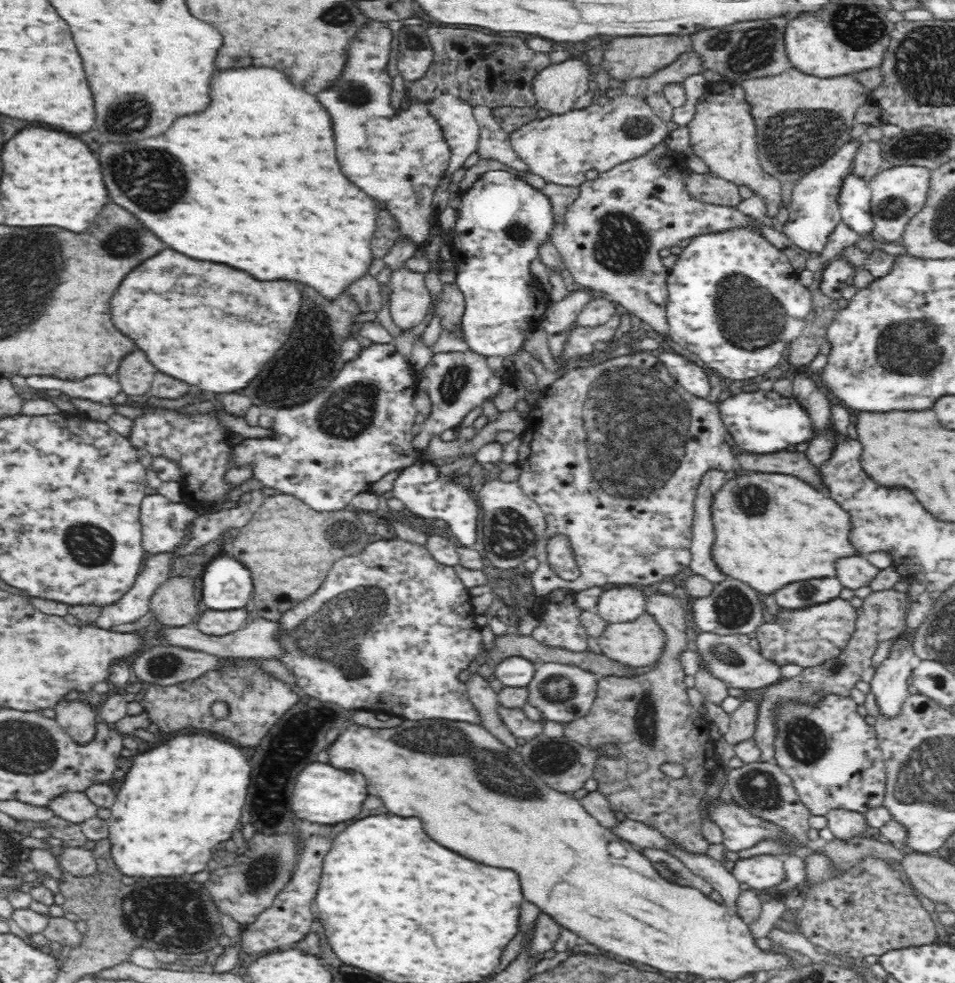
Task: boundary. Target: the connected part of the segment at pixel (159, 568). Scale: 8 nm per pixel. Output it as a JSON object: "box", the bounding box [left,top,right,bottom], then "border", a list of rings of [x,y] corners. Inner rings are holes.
{"box":[93,553,173,629],"border":[[[160,553],[150,557],[147,562],[145,569],[138,573],[135,578],[132,590],[129,590],[114,606],[106,606],[100,610],[100,614],[96,621],[93,623],[94,627],[102,629],[111,629],[114,626],[120,626],[121,624],[130,624],[137,622],[146,612],[150,610],[149,606],[151,603],[151,596],[156,592],[156,589],[164,580],[166,580],[173,559],[169,559],[170,553]]]}

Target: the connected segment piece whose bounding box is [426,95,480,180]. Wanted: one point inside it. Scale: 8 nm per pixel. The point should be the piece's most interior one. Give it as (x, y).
(456, 123)

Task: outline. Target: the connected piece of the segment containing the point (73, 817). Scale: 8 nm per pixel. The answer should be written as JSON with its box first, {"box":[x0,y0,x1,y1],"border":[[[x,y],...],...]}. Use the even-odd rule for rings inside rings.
{"box":[48,792,96,823],"border":[[[63,792],[57,796],[48,806],[54,814],[64,820],[80,823],[89,818],[96,817],[96,806],[85,792]]]}

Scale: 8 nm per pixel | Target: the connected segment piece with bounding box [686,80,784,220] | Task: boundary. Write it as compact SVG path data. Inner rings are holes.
M720 80L707 83L704 93L696 100L693 119L686 126L691 151L710 167L713 176L737 186L746 185L752 192L761 194L766 199L765 216L775 220L784 202L783 190L780 182L760 167L755 120L746 98L740 82Z

